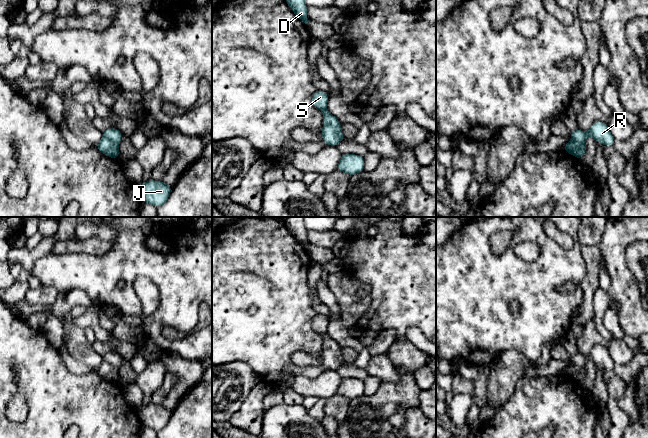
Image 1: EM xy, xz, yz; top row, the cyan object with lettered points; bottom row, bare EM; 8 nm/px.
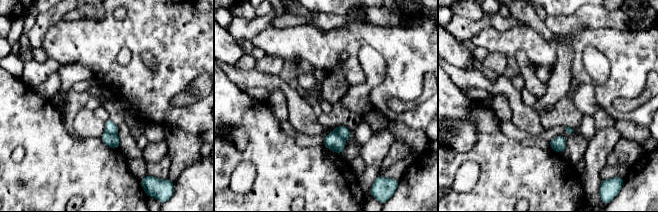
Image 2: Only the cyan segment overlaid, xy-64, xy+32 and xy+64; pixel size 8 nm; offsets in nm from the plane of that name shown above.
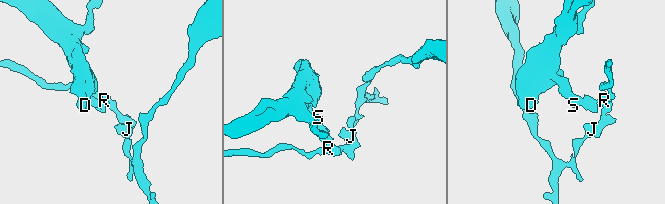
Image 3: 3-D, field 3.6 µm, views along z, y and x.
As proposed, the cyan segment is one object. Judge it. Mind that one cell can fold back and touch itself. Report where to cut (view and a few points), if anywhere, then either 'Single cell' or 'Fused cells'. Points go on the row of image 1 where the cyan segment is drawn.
Split along xy (103, 136), (117, 144). Fused cells

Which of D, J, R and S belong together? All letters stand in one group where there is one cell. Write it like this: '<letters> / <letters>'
D S / J R

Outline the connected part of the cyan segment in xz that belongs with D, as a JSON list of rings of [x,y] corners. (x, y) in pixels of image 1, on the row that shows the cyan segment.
[[[285,0],[294,14],[305,24],[309,22],[307,18],[307,5],[304,0]]]

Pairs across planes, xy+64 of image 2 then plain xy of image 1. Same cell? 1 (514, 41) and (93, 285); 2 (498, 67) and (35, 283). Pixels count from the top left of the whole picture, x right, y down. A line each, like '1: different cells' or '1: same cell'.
1: same cell
2: different cells

